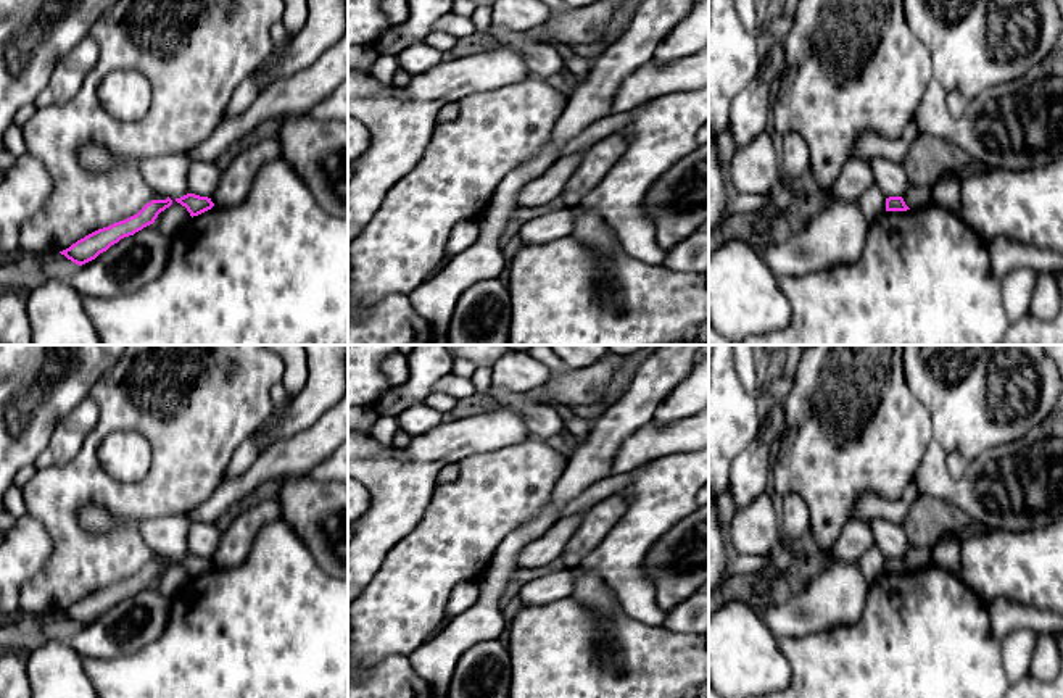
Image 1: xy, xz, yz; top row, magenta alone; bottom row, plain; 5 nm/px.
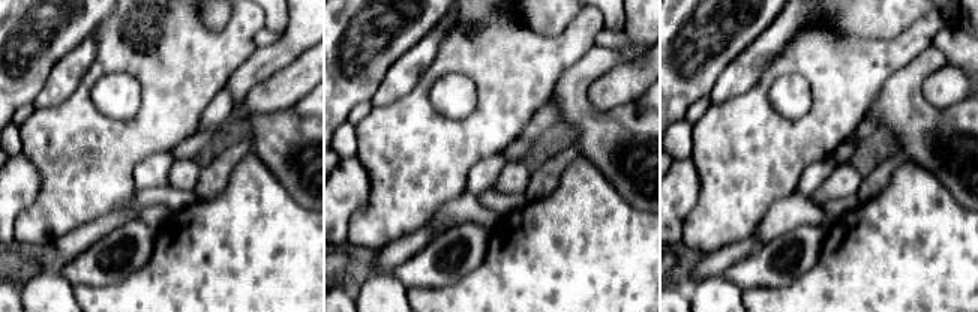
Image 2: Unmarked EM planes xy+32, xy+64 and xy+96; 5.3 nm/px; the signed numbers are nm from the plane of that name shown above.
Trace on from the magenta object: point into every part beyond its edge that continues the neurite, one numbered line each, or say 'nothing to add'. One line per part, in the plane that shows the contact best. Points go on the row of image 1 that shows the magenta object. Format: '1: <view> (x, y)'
nothing to add

